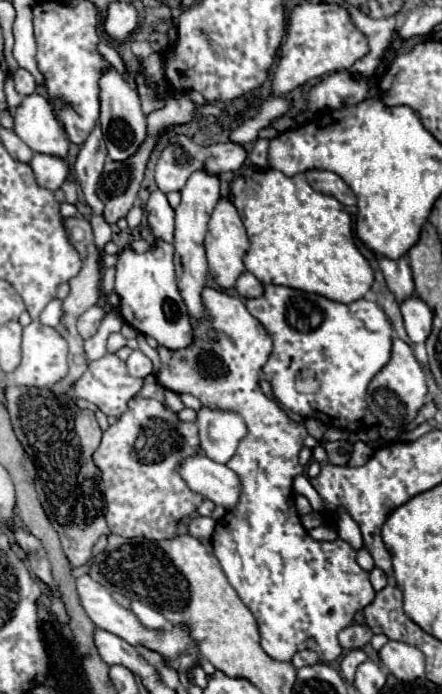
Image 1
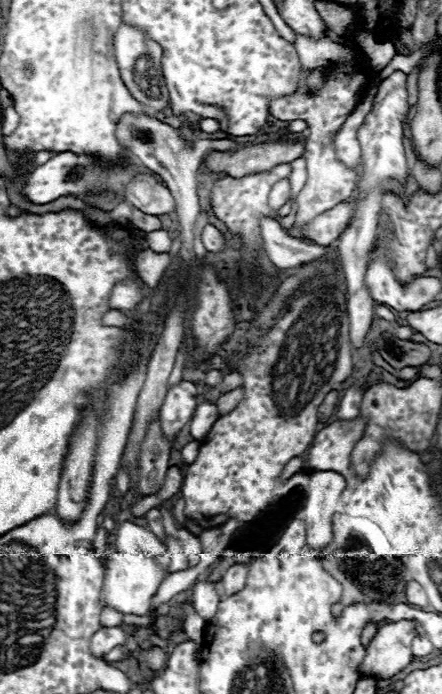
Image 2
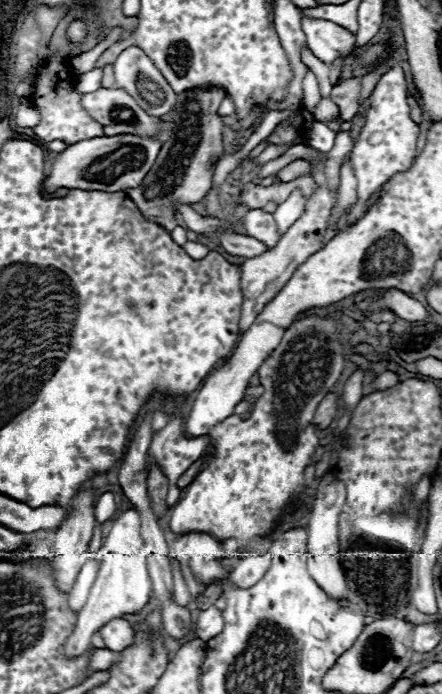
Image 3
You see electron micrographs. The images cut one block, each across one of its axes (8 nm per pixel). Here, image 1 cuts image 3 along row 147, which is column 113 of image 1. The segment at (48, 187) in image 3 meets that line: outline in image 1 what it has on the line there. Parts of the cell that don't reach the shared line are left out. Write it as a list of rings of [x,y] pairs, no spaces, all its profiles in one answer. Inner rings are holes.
[[[110,68],[100,80],[100,106],[100,124],[106,138],[108,156],[116,162],[124,162],[128,160],[128,156],[136,154],[140,144],[144,144],[146,140],[146,116],[142,114],[138,92],[132,90],[130,84],[126,84],[114,68]]]

